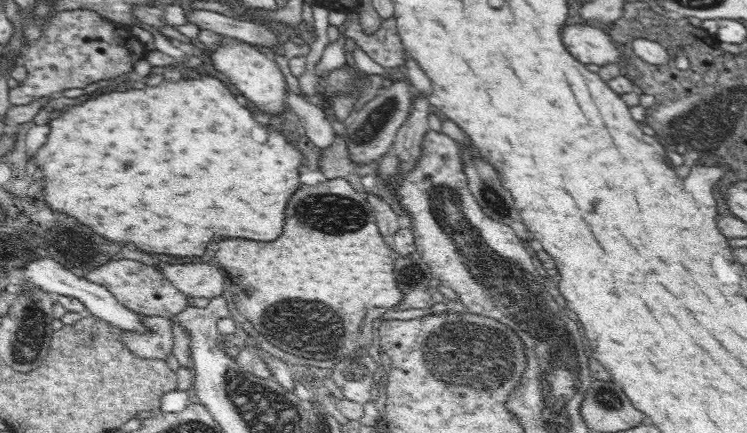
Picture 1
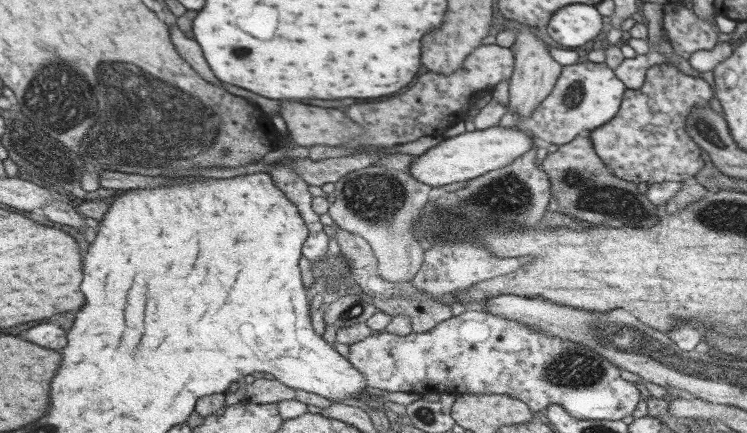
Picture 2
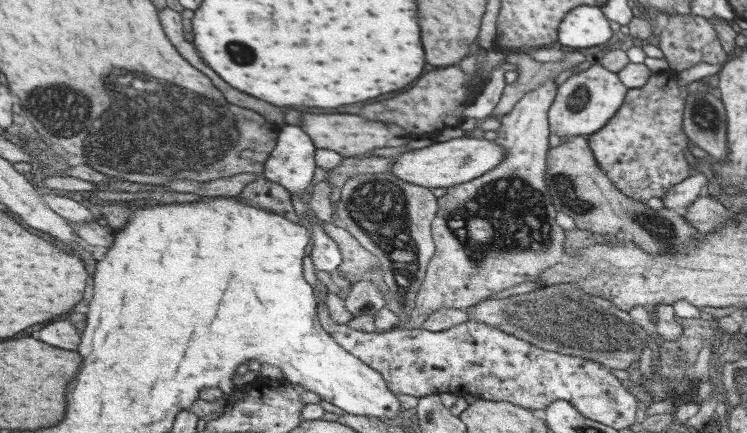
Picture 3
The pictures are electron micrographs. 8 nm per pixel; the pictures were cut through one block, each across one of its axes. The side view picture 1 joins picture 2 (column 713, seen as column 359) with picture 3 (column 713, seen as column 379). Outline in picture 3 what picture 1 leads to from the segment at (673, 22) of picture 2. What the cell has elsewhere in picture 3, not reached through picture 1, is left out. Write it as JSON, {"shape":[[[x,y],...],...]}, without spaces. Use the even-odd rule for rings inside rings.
{"shape":[[[671,15],[667,16],[667,22],[661,27],[658,48],[663,53],[669,69],[685,71],[697,63],[723,64],[728,58],[720,44],[716,30],[706,18],[695,15]]]}

